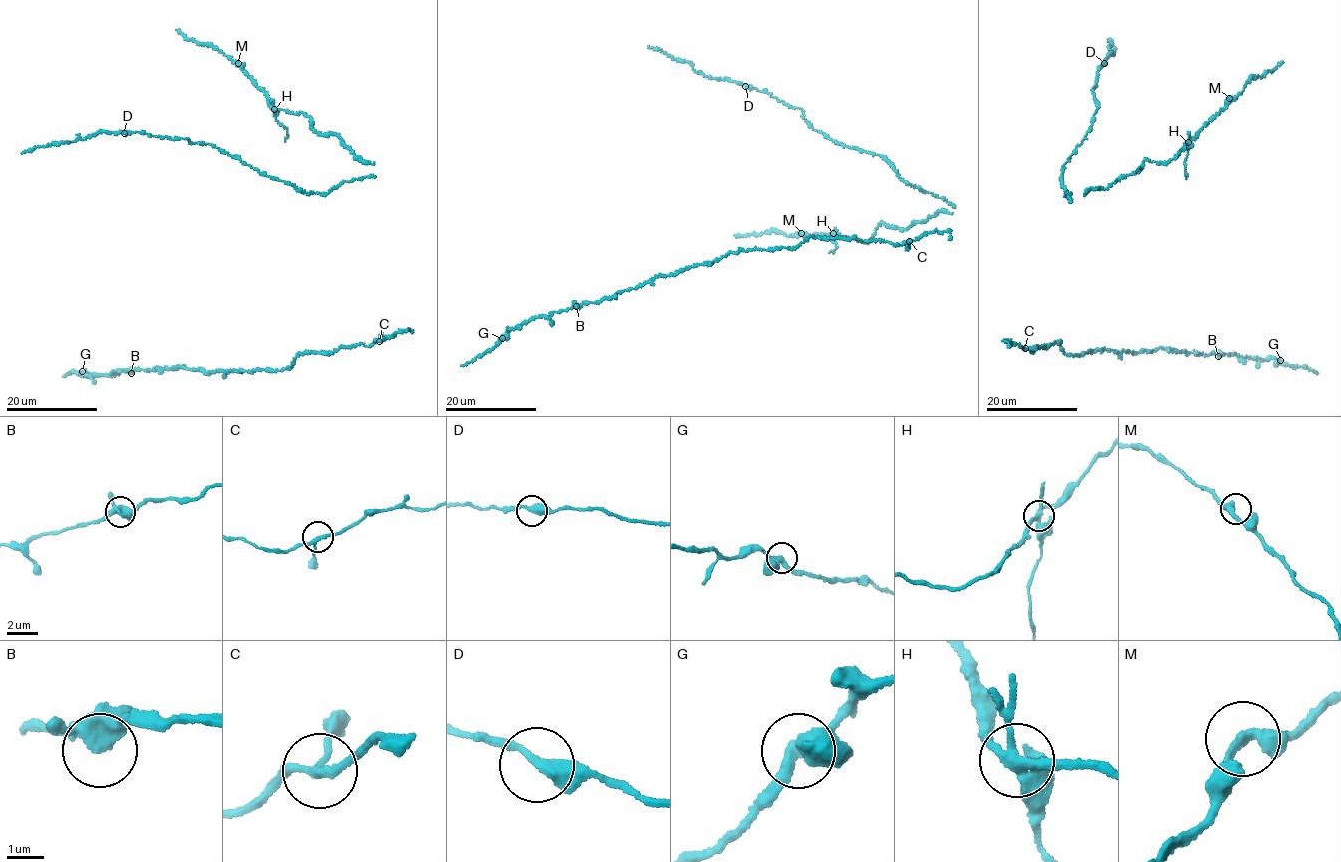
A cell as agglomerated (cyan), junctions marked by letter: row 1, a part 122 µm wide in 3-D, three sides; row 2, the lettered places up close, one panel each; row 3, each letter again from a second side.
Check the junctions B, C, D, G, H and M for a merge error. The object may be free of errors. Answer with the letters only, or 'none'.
H

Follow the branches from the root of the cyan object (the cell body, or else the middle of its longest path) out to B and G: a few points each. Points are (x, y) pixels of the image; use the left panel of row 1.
B: (380, 341), (329, 353), (305, 351), (278, 370), (206, 373), (182, 366), (131, 373)
G: (380, 341), (329, 353), (305, 351), (278, 370), (206, 373), (182, 366), (110, 375), (82, 371)

